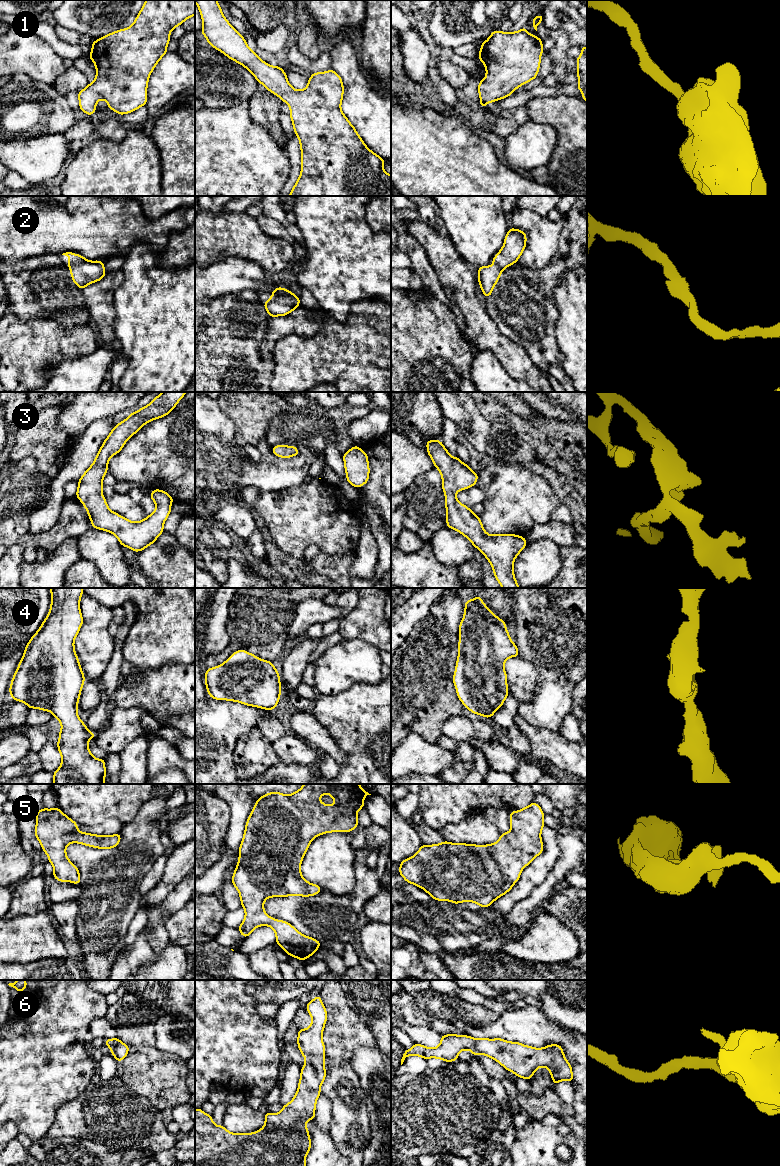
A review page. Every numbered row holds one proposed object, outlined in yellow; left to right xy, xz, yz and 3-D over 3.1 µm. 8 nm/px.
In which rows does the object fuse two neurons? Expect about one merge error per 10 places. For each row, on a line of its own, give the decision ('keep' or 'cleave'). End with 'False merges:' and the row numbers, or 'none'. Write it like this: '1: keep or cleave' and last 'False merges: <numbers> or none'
1: keep
2: keep
3: keep
4: keep
5: keep
6: keep
False merges: none

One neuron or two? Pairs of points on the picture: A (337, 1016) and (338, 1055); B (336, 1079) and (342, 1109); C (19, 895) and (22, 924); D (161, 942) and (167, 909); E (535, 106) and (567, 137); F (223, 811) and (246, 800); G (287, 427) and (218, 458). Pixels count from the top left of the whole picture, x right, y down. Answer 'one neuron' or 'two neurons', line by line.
A: one neuron
B: one neuron
C: two neurons
D: one neuron
E: one neuron
F: two neurons
G: two neurons

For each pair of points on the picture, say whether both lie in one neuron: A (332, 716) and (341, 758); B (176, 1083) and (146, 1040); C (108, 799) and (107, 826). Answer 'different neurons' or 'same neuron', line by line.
A: different neurons
B: different neurons
C: different neurons

